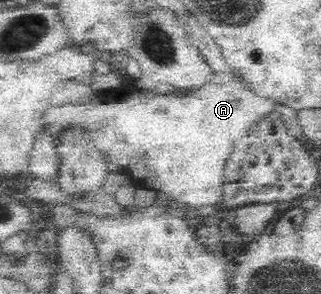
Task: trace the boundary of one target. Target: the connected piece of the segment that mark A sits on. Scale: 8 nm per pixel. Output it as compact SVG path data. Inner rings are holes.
M228 78L191 90L187 96L159 96L157 92L141 96L134 86L108 84L95 87L92 96L93 100L89 98L85 104L49 108L45 112L48 132L57 139L65 126L84 124L95 136L95 146L107 152L108 163L121 166L127 176L139 180L135 184L163 190L197 212L220 202L223 168L233 142L275 106L275 101L257 95L243 81ZM107 104L115 108L105 112Z

